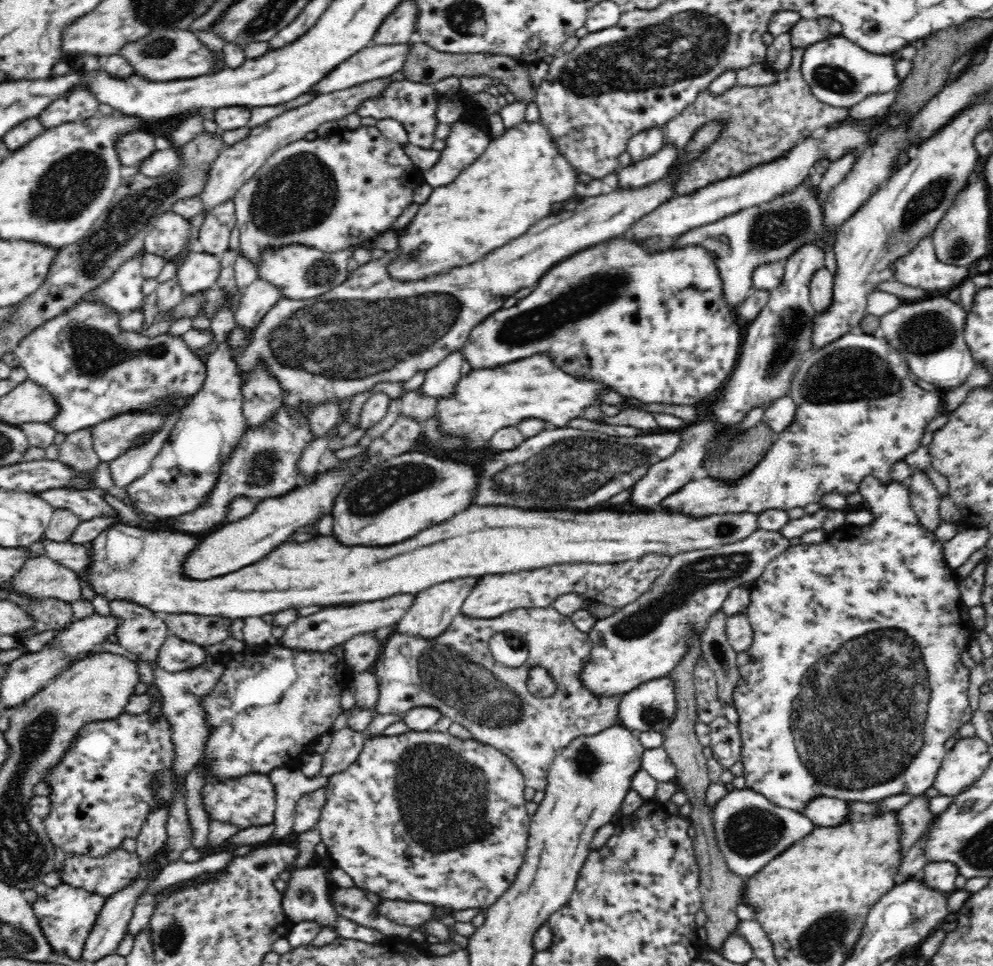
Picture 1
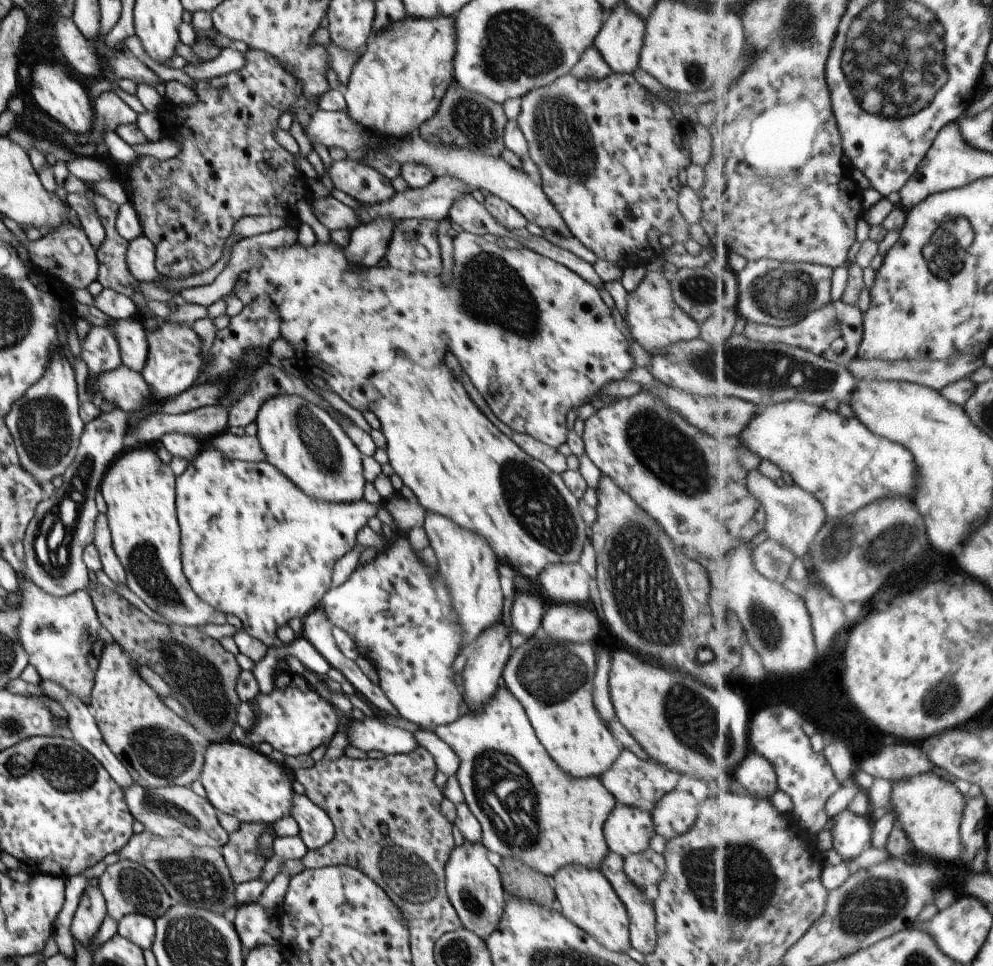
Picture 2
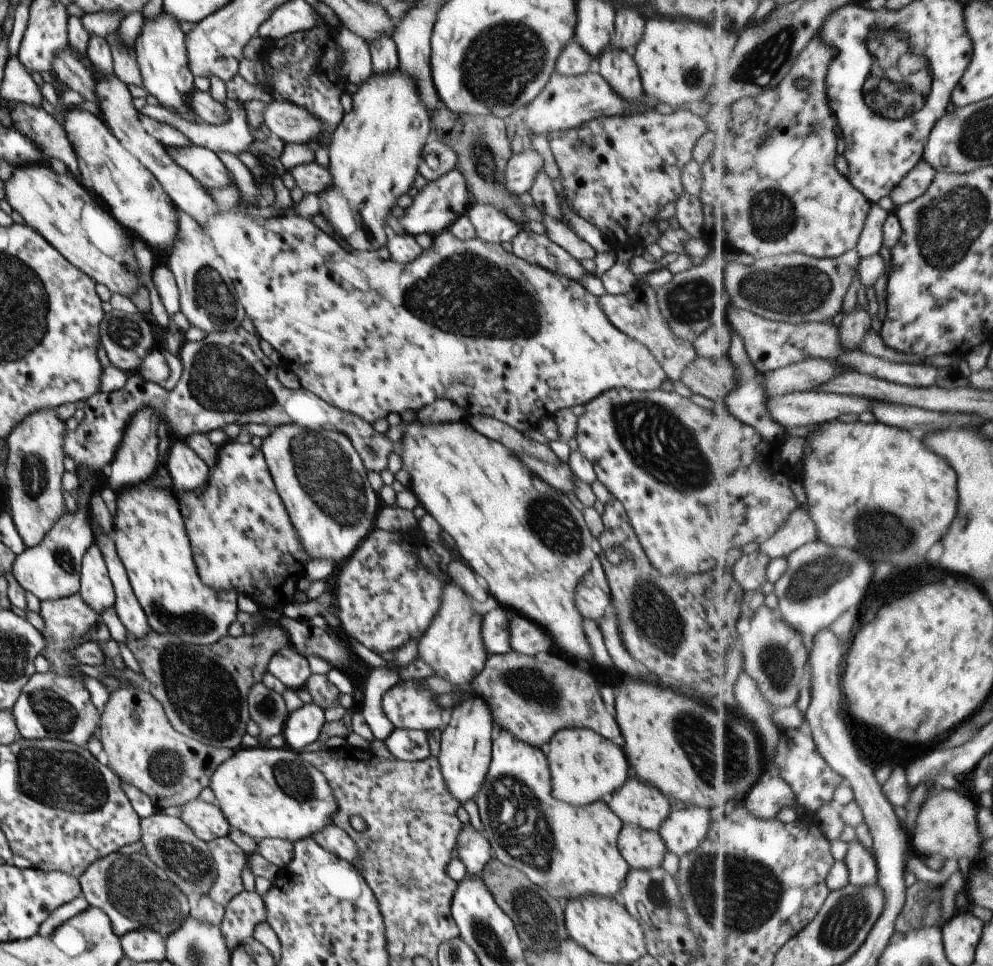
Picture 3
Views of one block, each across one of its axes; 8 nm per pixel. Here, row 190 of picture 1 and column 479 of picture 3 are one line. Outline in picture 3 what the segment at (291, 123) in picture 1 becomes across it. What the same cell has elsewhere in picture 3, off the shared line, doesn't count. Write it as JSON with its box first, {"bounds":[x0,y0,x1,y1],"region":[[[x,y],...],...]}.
{"bounds":[464,202,519,243],"region":[[[472,202],[464,214],[473,226],[475,237],[483,243],[511,242],[519,232],[517,224],[491,204]]]}

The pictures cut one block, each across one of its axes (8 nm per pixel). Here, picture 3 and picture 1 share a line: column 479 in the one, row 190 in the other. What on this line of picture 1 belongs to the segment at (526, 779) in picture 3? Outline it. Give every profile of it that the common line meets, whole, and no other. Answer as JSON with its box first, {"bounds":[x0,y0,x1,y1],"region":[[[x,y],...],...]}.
{"bounds":[670,173,839,313],"region":[[[810,173],[804,182],[796,184],[792,190],[780,196],[774,196],[770,202],[744,208],[740,212],[723,216],[712,224],[704,224],[686,232],[674,240],[670,249],[700,247],[707,250],[721,278],[724,303],[735,313],[748,301],[754,290],[754,270],[764,264],[784,263],[796,250],[807,245],[820,247],[825,256],[825,267],[834,274],[834,248],[839,232],[831,232],[824,224],[828,192],[823,190],[821,196],[815,185],[816,180],[817,176]]]}

